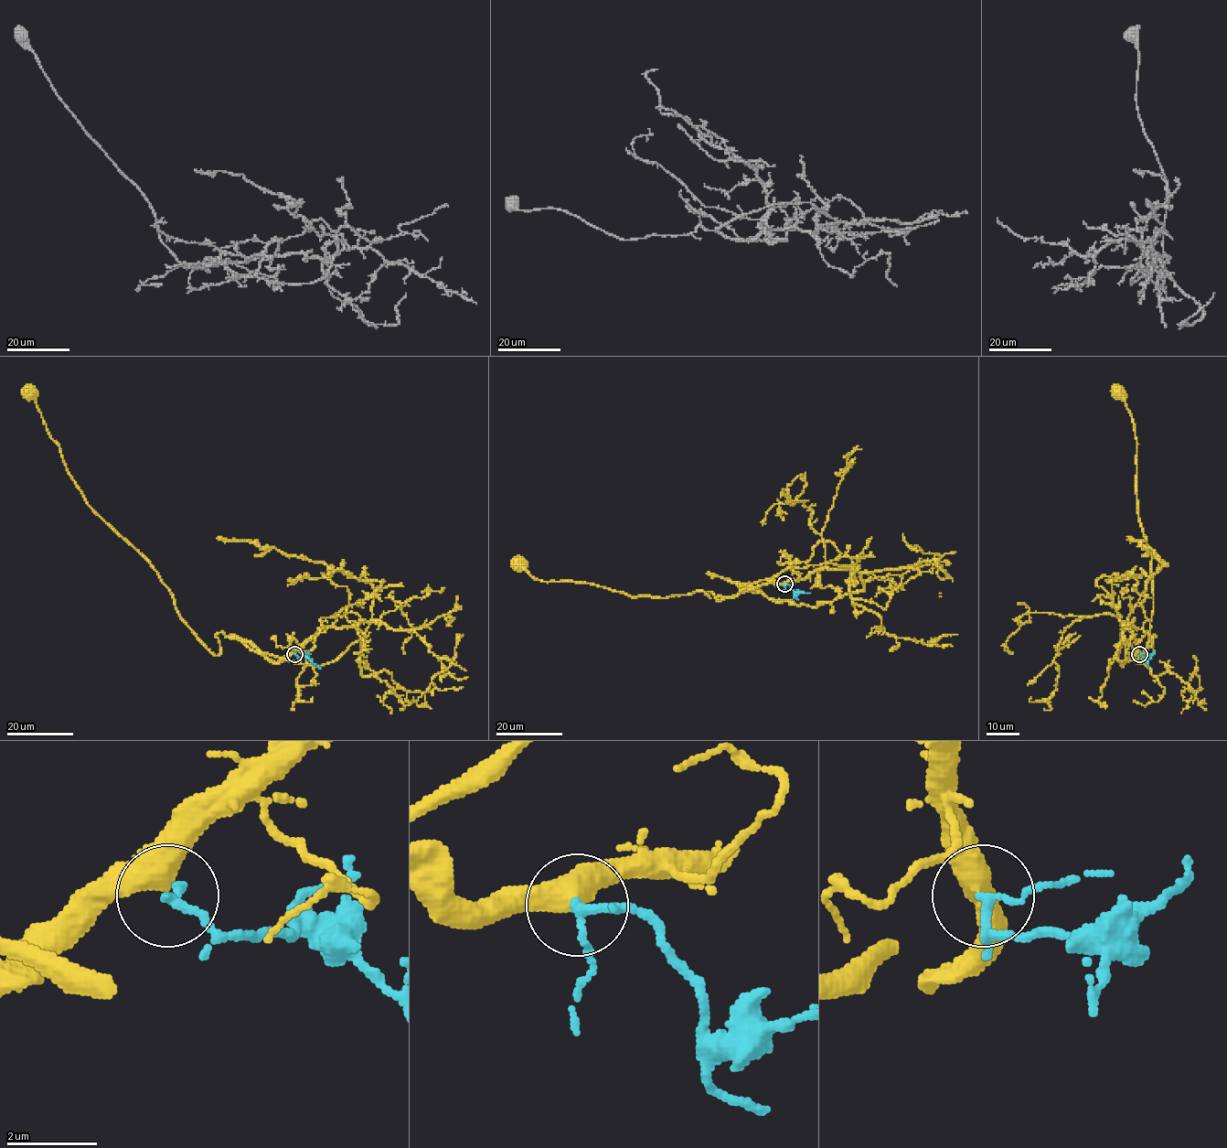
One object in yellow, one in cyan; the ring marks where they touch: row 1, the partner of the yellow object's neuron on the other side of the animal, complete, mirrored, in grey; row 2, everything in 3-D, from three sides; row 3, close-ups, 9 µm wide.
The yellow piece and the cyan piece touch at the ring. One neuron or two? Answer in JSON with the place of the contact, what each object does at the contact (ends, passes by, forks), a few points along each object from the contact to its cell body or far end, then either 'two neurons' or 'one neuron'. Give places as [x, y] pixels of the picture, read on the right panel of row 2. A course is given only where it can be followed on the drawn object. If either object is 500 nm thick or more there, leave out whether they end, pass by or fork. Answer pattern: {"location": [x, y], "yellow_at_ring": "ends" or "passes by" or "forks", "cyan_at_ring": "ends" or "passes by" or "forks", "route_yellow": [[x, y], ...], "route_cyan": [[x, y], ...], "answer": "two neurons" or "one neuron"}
{"location": [1139, 654], "yellow_at_ring": "passes by", "cyan_at_ring": "passes by", "route_yellow": [[1139, 653], [1138, 661], [1146, 632], [1153, 651], [1146, 646], [1151, 552], [1137, 505], [1136, 430], [1115, 392]], "route_cyan": [[1139, 654], [1139, 657], [1147, 658], [1147, 669]], "answer": "one neuron"}

